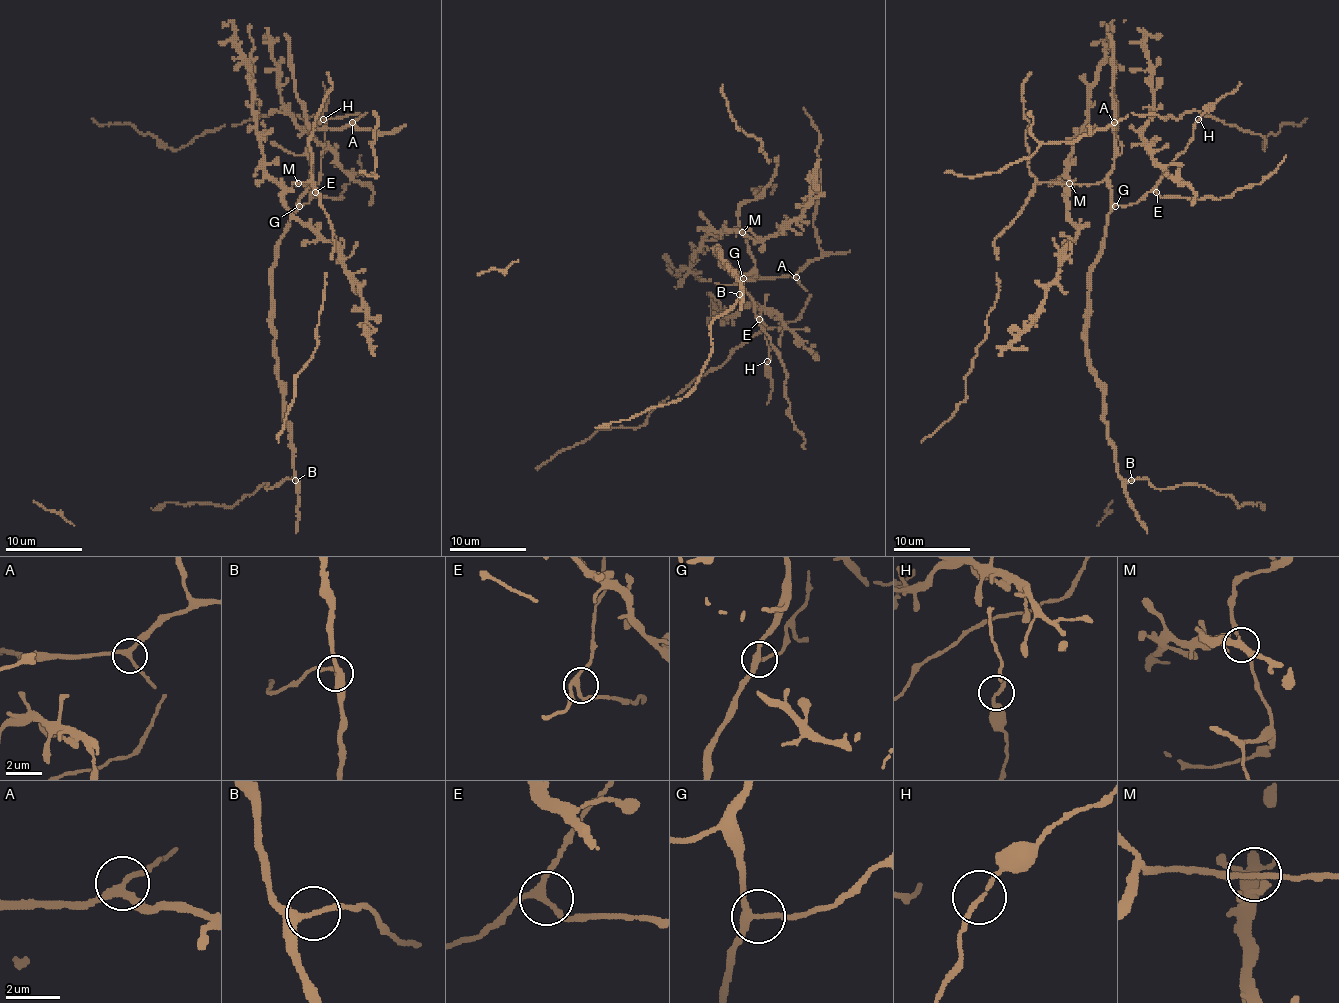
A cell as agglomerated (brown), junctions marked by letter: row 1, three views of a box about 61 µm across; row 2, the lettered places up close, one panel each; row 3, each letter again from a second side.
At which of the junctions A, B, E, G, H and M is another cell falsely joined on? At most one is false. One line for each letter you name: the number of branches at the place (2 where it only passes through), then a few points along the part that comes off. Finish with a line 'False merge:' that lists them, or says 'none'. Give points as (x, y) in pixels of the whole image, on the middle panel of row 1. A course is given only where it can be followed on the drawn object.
False merge: none

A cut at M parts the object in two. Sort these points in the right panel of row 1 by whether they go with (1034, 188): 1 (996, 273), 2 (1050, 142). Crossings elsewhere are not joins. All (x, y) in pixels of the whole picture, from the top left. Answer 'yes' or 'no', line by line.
1: no
2: no

